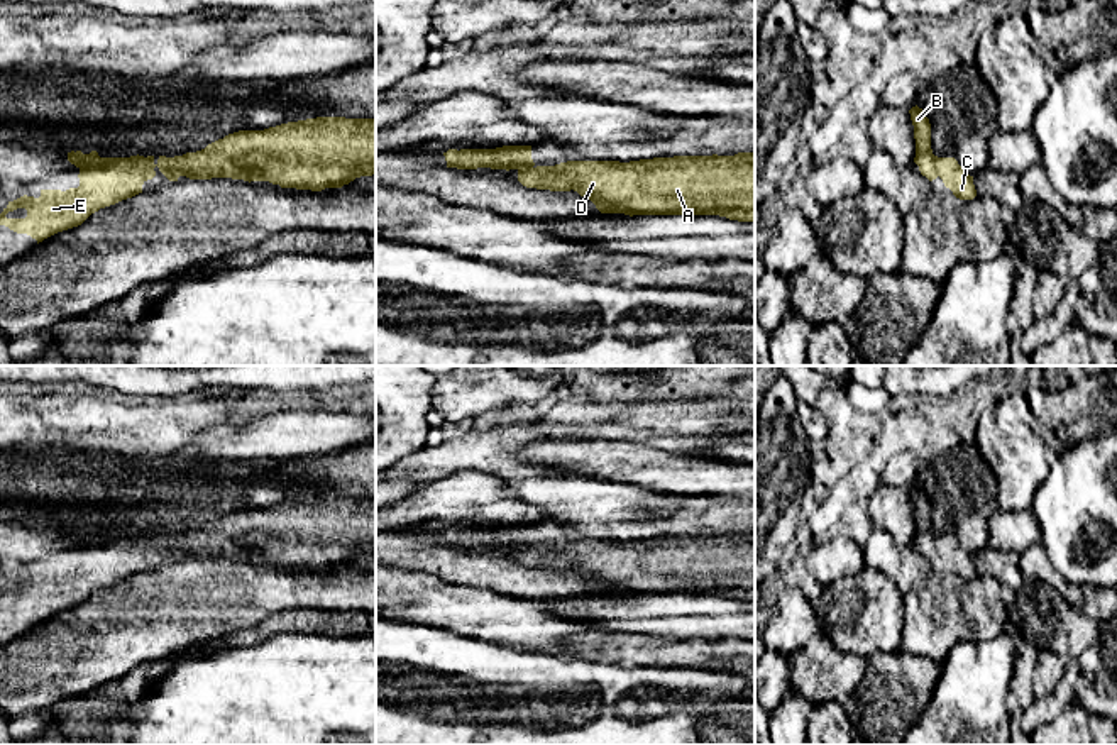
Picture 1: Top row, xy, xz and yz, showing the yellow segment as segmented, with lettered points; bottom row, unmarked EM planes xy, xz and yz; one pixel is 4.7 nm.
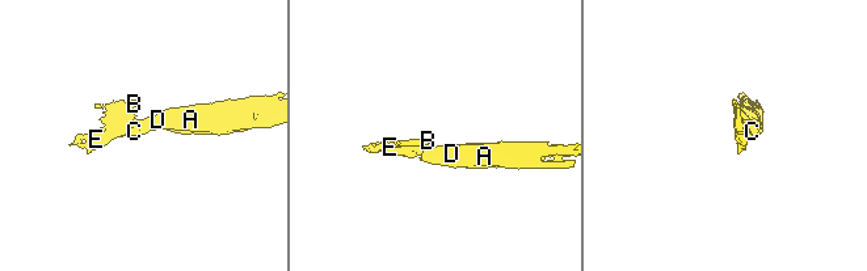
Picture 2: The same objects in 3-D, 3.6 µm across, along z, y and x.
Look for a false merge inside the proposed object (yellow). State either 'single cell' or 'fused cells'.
single cell

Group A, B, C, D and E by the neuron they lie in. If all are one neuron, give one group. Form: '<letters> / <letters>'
A B C D E

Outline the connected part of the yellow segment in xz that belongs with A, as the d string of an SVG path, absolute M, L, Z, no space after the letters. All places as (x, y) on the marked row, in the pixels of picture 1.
M531 146L448 149L447 168L516 169L526 188L577 191L601 213L719 215L755 222L755 152L536 166Z

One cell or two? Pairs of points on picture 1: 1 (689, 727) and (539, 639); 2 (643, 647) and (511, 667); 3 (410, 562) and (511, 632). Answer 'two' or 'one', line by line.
1: two
2: two
3: two

